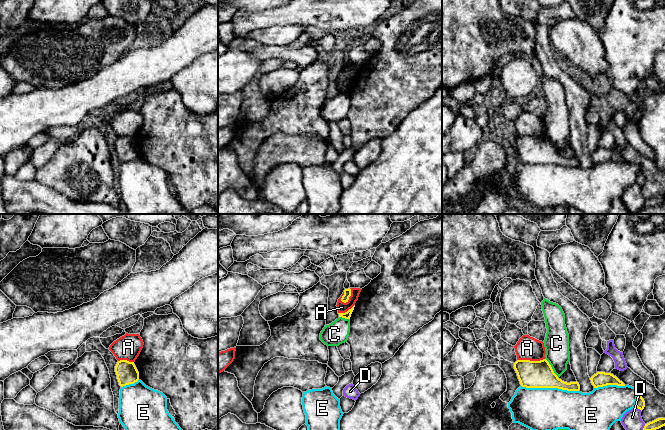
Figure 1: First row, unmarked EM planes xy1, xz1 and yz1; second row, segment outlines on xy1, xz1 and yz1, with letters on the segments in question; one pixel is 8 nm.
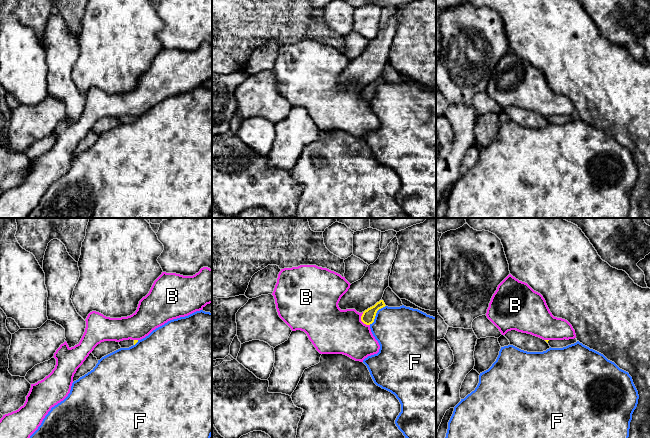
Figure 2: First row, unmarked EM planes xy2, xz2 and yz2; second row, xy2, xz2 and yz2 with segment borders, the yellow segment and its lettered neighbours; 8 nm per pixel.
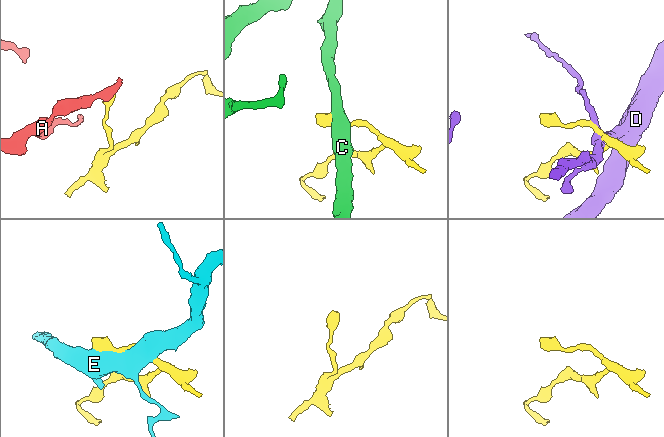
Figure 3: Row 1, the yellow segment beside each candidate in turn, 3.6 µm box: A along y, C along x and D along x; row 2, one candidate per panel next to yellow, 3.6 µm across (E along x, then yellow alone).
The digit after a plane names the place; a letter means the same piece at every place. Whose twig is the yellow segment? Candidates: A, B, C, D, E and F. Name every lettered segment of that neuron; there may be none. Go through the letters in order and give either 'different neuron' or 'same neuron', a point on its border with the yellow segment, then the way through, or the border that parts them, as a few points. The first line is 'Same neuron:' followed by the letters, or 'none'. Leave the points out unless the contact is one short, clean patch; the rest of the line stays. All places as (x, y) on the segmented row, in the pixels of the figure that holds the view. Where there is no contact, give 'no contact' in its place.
Same neuron: none
A: different neuron; contact xz1 (350, 295)
B: different neuron; contact xz2 (361, 320)
C: different neuron; contact yz1 (551, 368); border yz1 (545, 358), (558, 378)
D: different neuron; contact yz1 (639, 408)
E: different neuron; contact yz1 (550, 387)
F: different neuron; contact xz2 (375, 314); border xz2 (385, 305), (377, 311), (374, 320), (369, 324)

